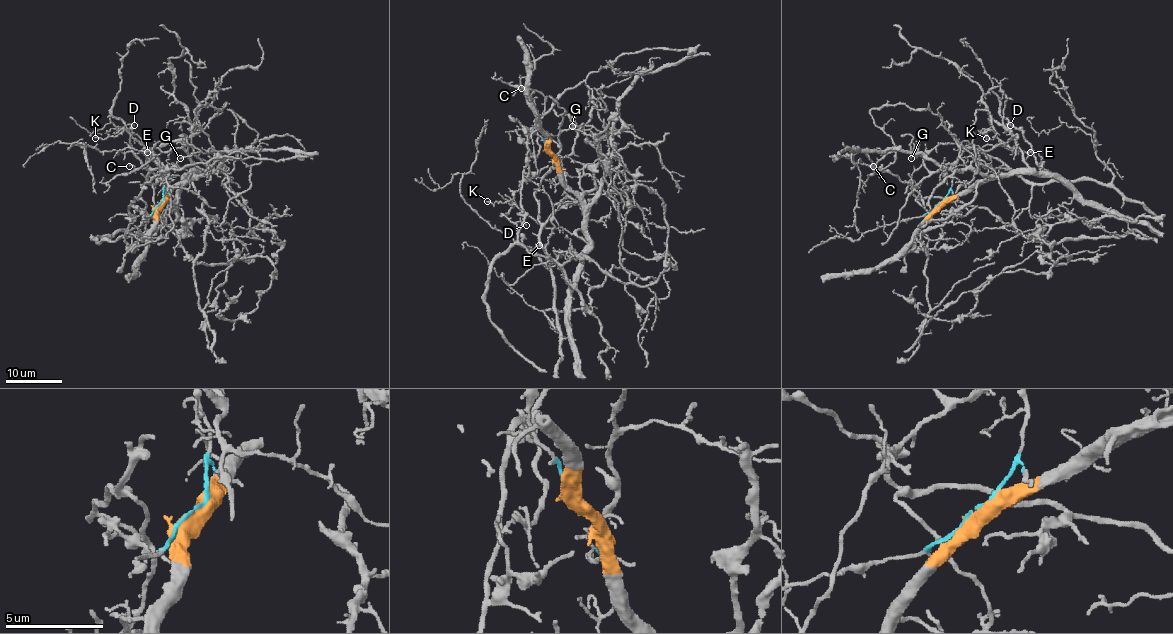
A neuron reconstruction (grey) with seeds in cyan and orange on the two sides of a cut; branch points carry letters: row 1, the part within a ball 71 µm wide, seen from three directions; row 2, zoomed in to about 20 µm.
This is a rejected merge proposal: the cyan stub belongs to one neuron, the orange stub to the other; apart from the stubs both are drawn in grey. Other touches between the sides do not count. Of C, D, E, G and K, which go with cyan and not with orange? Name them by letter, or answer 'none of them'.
C, D, E

